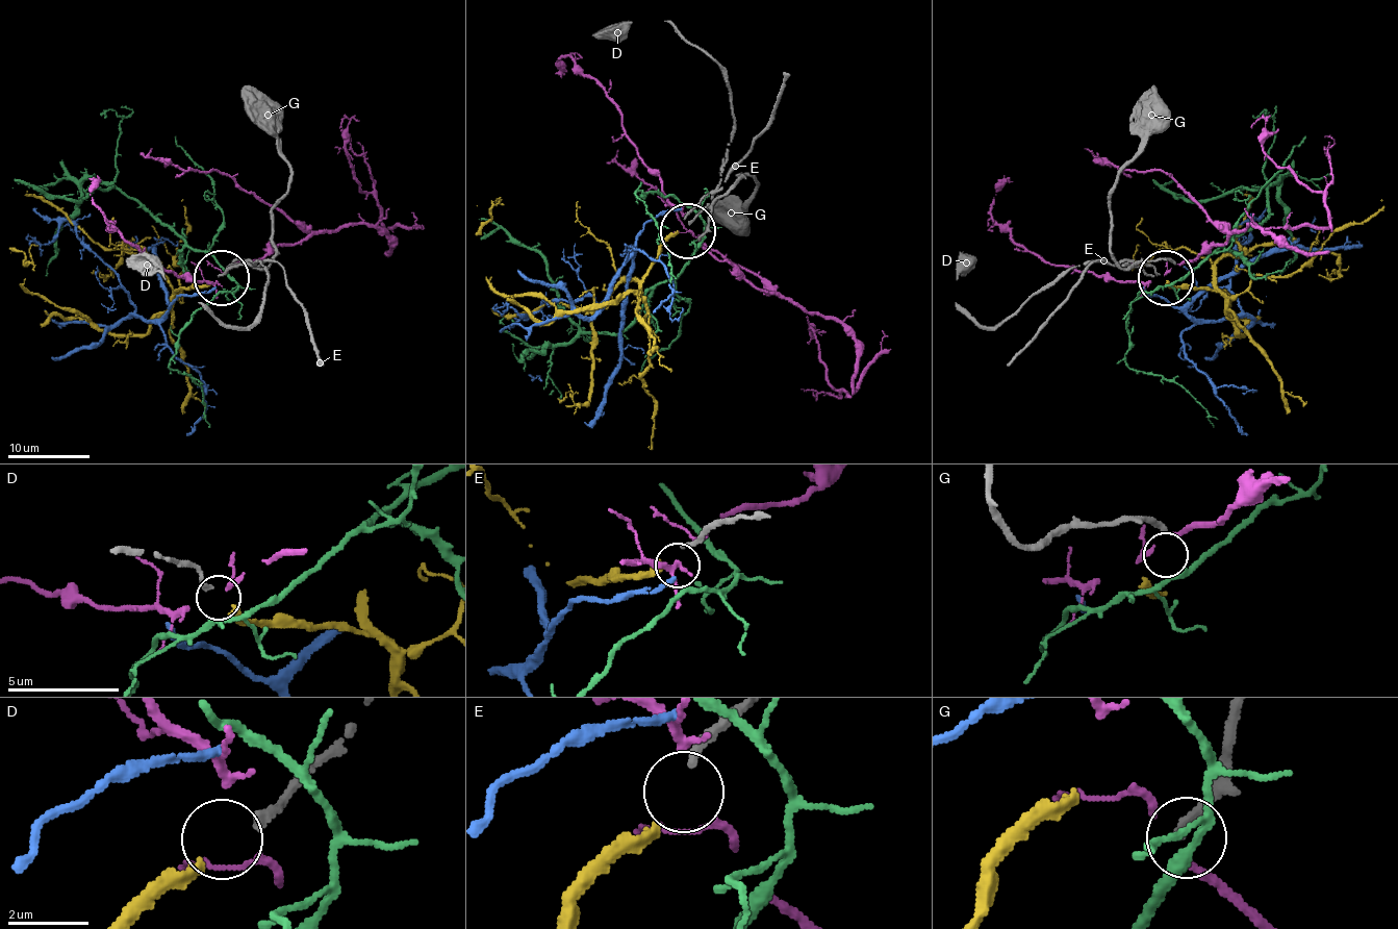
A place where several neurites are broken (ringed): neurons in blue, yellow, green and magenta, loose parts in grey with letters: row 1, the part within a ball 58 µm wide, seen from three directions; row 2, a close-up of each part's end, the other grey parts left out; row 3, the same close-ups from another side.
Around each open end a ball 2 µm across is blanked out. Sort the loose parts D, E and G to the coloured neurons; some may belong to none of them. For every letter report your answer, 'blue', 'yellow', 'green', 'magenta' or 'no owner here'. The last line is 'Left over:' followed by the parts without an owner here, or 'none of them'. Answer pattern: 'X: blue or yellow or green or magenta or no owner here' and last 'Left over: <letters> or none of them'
D: yellow
E: no owner here
G: green
Left over: E

